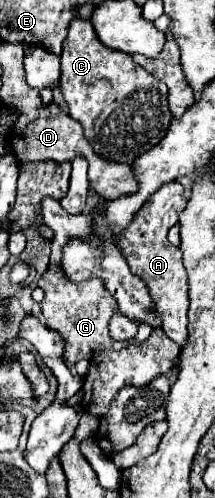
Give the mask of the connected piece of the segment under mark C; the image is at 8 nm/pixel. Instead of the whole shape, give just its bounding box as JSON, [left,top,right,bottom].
[59,18,171,162]

